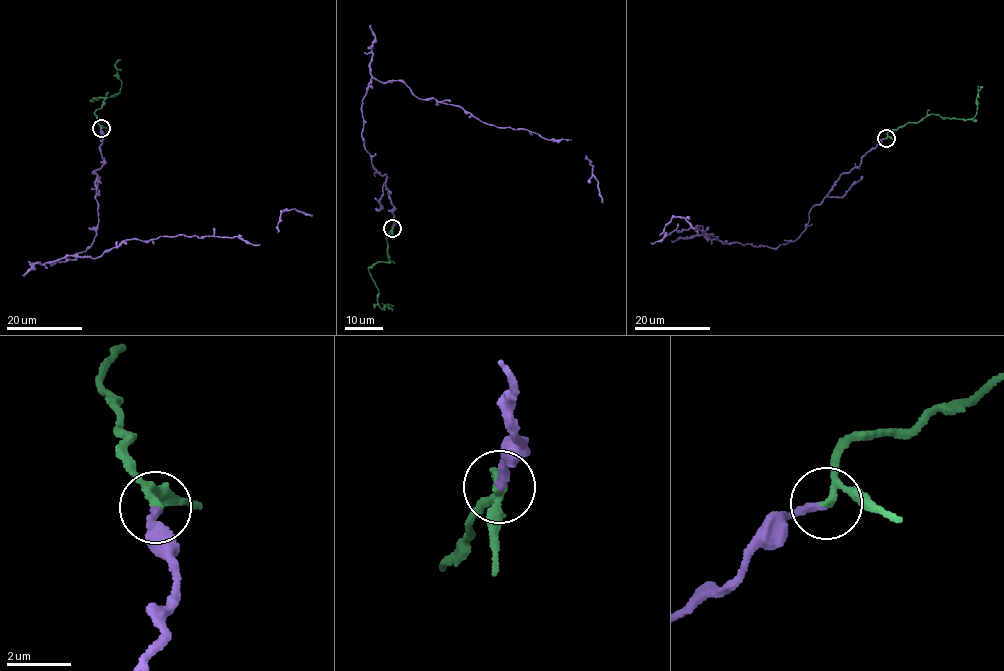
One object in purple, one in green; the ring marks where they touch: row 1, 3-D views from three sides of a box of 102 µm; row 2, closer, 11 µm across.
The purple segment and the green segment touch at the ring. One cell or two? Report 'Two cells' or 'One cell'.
Two cells

